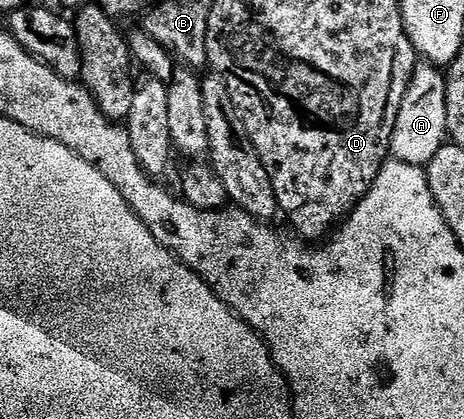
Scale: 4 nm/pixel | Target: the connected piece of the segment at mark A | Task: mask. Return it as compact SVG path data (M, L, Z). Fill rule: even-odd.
M419 61L412 72L406 94L403 95L398 119L391 136L389 153L398 161L410 165L426 166L431 158L448 140L448 123L446 122L447 77L437 66L428 61Z

